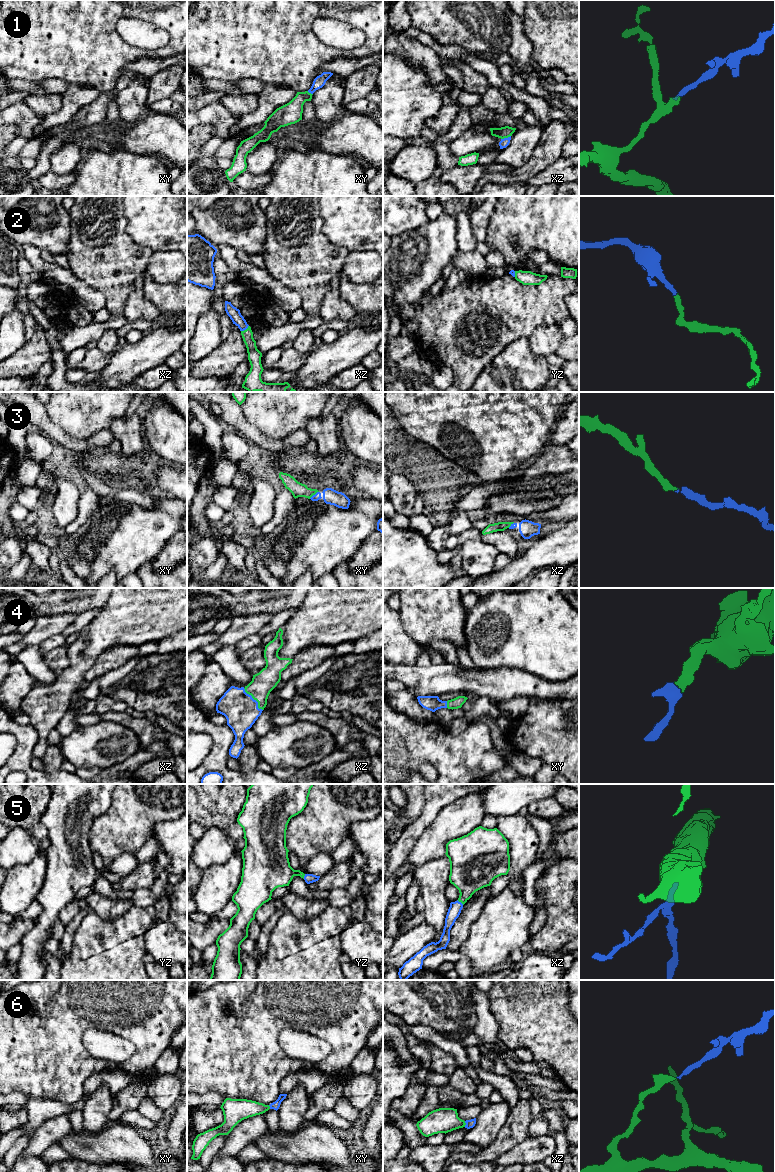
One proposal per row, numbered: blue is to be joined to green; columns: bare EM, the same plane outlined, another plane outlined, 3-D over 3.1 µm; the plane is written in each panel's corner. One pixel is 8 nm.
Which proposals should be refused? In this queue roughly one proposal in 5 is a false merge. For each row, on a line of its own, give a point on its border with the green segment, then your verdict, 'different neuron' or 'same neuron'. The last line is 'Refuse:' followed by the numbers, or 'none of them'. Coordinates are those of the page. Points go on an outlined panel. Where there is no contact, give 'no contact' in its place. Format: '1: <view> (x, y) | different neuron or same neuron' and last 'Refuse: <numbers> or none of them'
1: xz (505, 137) | different neuron
2: xz (246, 329) | same neuron
3: xy (313, 494) | same neuron
4: xz (254, 699) | same neuron
5: xz (460, 901) | same neuron
6: xz (465, 1124) | same neuron
Refuse: 1

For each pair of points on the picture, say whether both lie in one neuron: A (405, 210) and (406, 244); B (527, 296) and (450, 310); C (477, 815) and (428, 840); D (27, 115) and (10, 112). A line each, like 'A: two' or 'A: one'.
A: two
B: one
C: one
D: one

